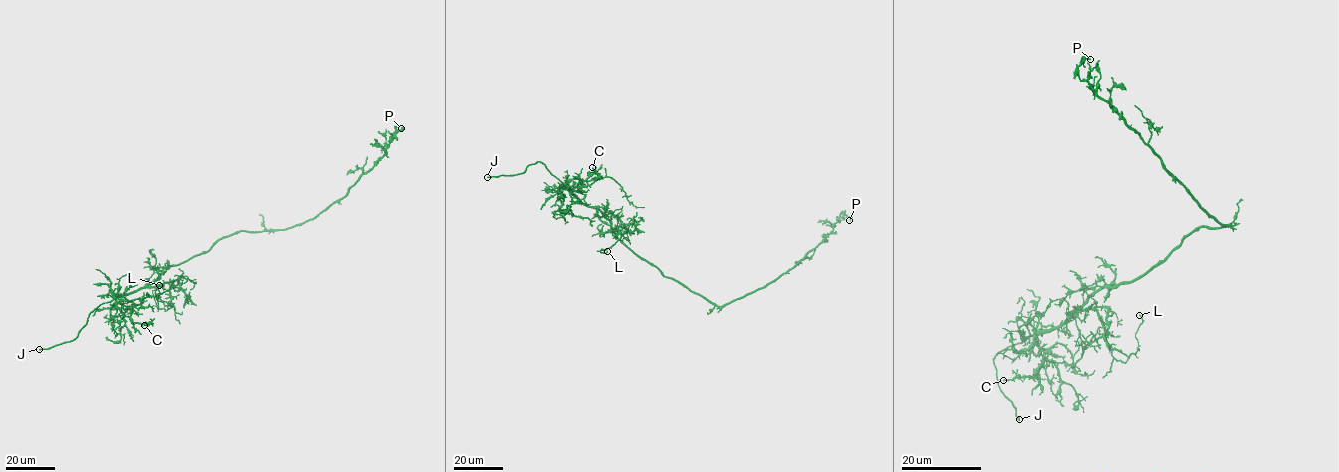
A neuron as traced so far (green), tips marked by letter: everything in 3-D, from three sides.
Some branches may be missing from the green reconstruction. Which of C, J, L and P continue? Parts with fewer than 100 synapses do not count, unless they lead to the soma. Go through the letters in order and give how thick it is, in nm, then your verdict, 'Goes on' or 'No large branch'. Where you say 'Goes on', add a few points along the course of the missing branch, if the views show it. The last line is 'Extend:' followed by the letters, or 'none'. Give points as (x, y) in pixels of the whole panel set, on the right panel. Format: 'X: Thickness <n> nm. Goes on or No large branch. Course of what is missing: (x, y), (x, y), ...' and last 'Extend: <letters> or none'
C: Thickness 200 nm. No large branch
J: Thickness 190 nm. Goes on. Course of what is missing: (1019, 419), (1037, 427), (1050, 422), (1060, 430)
L: Thickness 120 nm. No large branch
P: Thickness 160 nm. No large branch
Extend: J

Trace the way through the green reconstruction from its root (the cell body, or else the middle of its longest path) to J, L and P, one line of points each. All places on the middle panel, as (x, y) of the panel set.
J: (667, 277), (634, 254), (598, 209), (582, 203), (539, 161), (521, 174), (487, 177)
L: (667, 277), (634, 254), (596, 207), (610, 211), (621, 223), (617, 227), (620, 238), (600, 252), (607, 251)
P: (667, 277), (718, 306), (724, 306), (765, 287), (787, 273), (832, 231), (841, 214), (844, 213), (849, 220)

